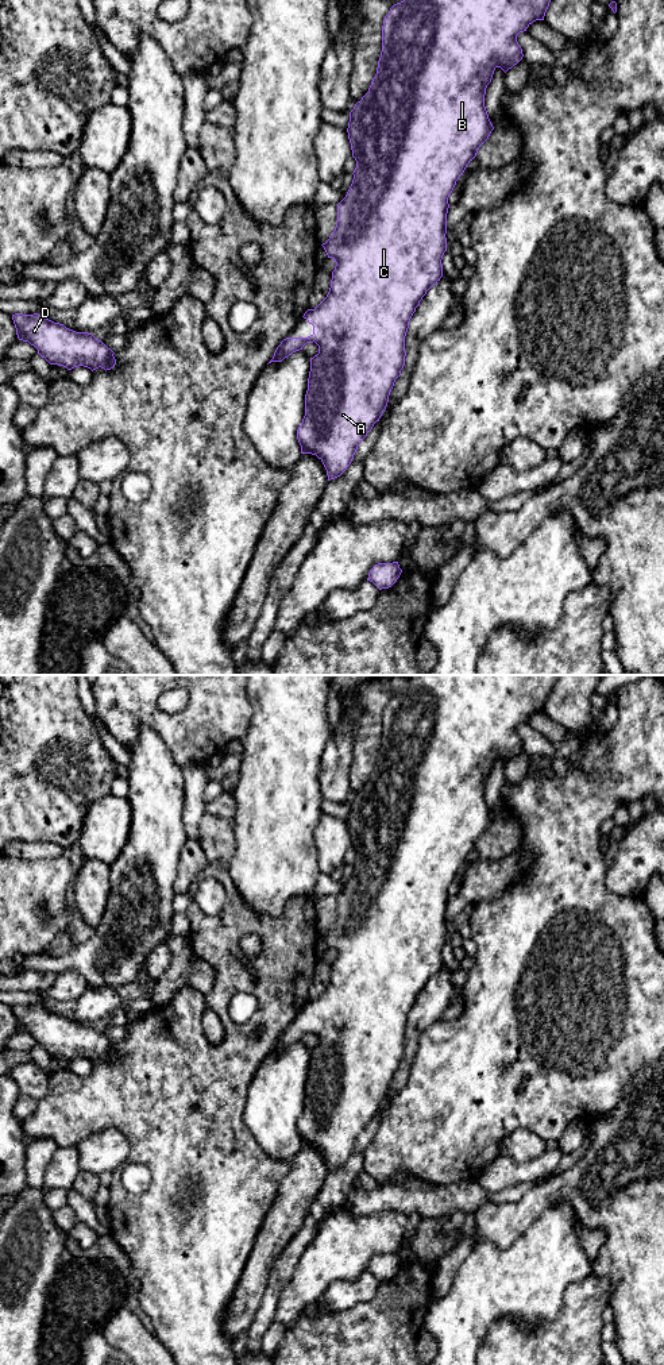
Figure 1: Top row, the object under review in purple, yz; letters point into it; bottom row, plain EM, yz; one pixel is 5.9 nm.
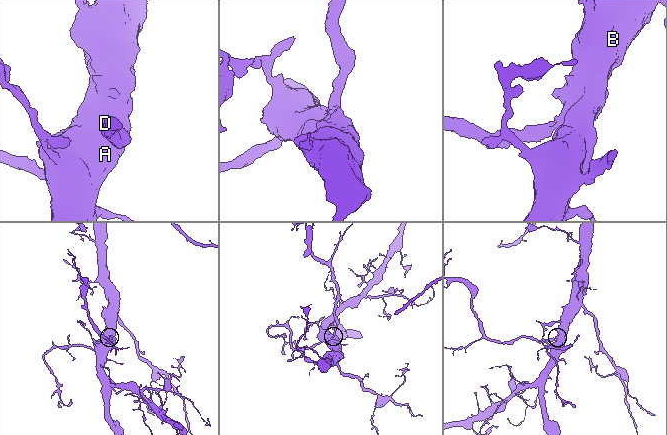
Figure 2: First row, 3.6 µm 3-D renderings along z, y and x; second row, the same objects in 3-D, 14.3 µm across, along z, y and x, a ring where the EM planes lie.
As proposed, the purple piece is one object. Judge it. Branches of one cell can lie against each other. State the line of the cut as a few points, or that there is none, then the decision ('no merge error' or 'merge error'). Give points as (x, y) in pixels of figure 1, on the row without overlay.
no cut; no merge error

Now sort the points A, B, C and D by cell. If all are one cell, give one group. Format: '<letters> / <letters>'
A B C D

